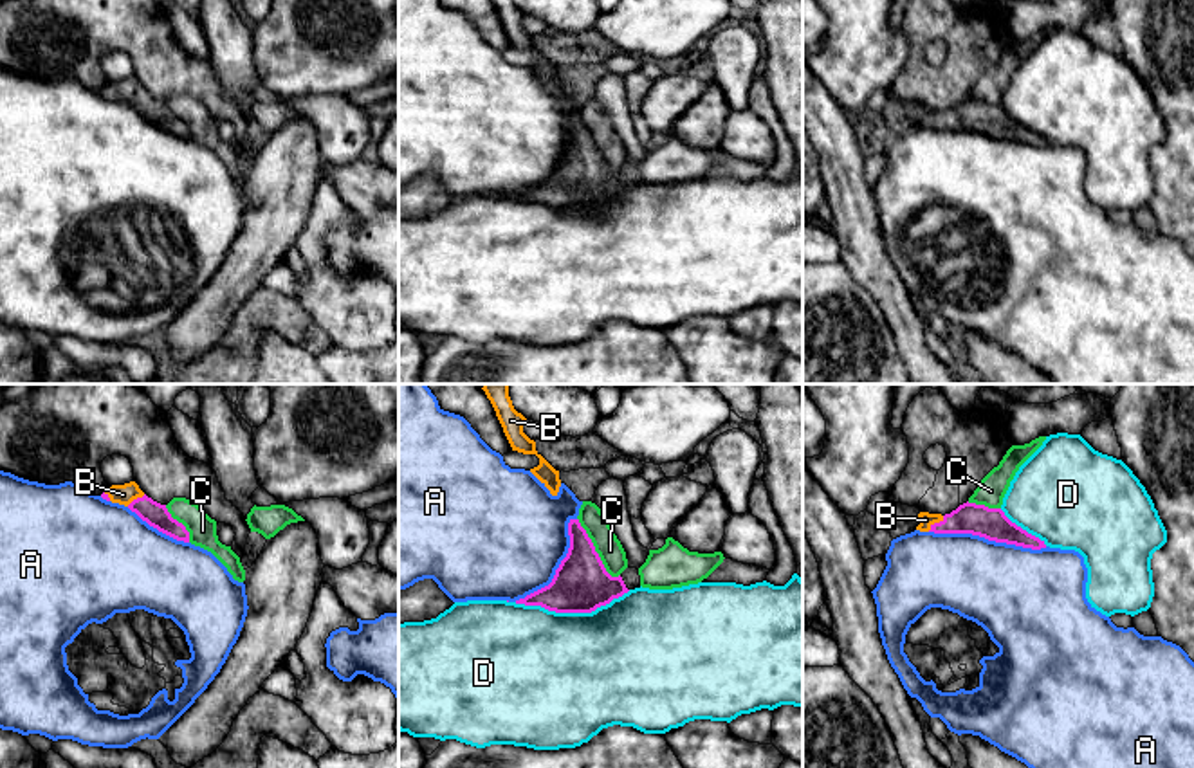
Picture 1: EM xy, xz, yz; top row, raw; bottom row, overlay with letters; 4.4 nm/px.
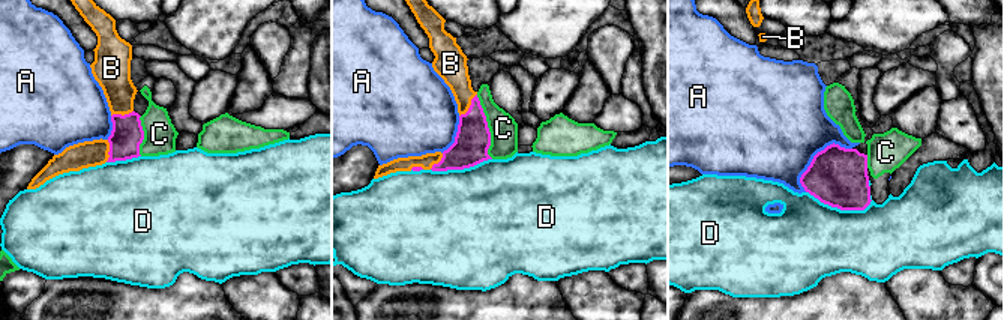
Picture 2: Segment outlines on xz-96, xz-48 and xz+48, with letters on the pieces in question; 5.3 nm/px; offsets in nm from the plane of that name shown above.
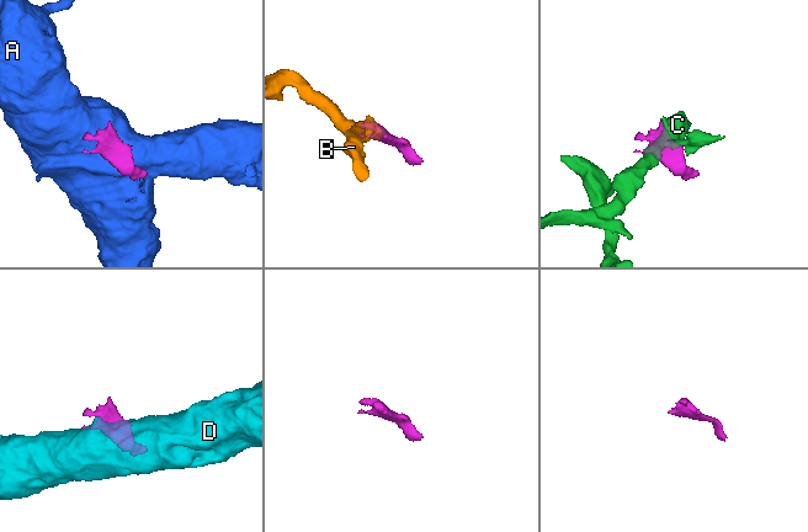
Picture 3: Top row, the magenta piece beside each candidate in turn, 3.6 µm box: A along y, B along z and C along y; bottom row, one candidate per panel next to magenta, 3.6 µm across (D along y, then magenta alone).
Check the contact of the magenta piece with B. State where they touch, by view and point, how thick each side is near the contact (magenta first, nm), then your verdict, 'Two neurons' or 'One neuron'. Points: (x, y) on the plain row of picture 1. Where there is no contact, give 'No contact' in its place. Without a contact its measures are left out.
Touches magenta at yz (935, 119). Thickness 140 nm (magenta) against 60 nm. One neuron

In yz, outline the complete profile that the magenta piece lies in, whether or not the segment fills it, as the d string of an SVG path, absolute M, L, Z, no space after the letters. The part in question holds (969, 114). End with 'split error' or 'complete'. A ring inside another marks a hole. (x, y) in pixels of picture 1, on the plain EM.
M963 99L951 110L920 108L920 128L934 130L972 130L996 139L1015 141L1023 144L1046 144L1044 137L1028 130L1012 119L1001 105L988 105L985 101Z | split error

